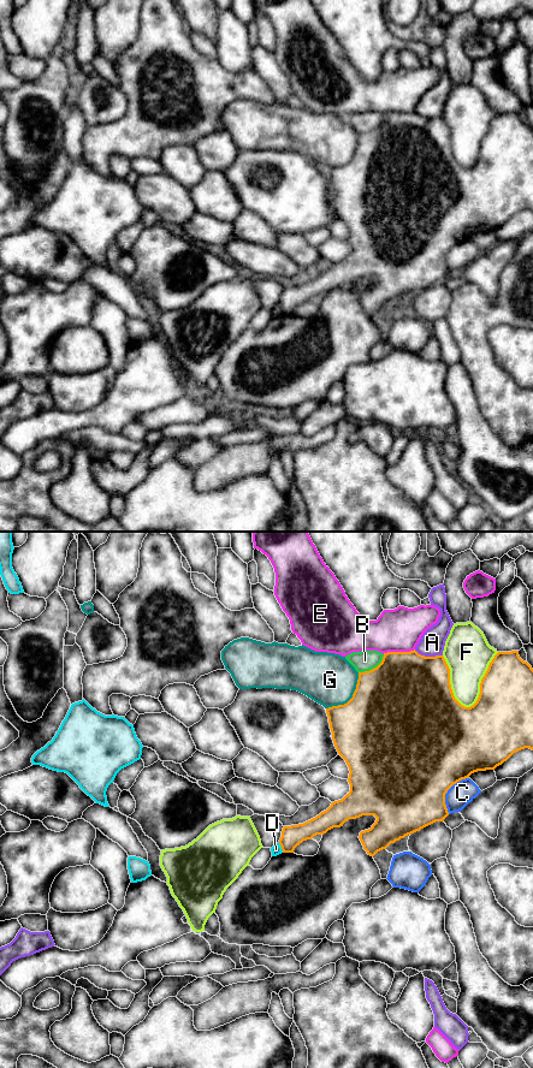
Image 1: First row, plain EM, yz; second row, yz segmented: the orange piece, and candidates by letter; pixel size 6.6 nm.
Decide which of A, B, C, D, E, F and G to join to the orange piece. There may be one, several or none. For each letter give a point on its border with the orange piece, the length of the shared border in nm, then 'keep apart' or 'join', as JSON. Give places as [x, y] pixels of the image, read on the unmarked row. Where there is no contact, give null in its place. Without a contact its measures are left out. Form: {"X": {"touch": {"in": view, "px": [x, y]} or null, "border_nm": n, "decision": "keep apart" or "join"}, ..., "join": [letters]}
{"A": {"touch": {"in": "yz", "px": [428, 118]}, "border_nm": 200, "decision": "keep apart"}, "B": {"touch": {"in": "yz", "px": [374, 129]}, "border_nm": 220, "decision": "keep apart"}, "C": {"touch": {"in": "yz", "px": [446, 253]}, "border_nm": 280, "decision": "keep apart"}, "D": {"touch": {"in": "yz", "px": [280, 307]}, "border_nm": 80, "decision": "keep apart"}, "E": {"touch": {"in": "yz", "px": [398, 113]}, "border_nm": 220, "decision": "keep apart"}, "F": {"touch": {"in": "yz", "px": [480, 144]}, "border_nm": 440, "decision": "keep apart"}, "G": {"touch": {"in": "yz", "px": [351, 159]}, "border_nm": 340, "decision": "keep apart"}, "join": []}

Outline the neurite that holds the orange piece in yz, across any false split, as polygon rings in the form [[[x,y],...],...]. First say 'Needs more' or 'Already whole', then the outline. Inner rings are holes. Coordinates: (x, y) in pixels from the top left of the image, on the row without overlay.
Already whole. [[[415,111],[410,113],[387,113],[384,114],[383,121],[377,129],[369,132],[359,134],[359,141],[353,159],[344,166],[326,170],[326,174],[334,208],[338,215],[345,221],[350,232],[348,239],[350,253],[342,261],[332,263],[326,272],[321,273],[315,279],[303,285],[284,287],[279,305],[283,314],[294,314],[295,309],[303,302],[312,301],[316,296],[324,296],[333,289],[340,289],[349,280],[356,280],[362,277],[374,277],[377,281],[372,289],[361,292],[359,297],[367,315],[374,318],[378,313],[386,310],[391,304],[420,292],[436,283],[444,283],[449,277],[445,266],[445,255],[454,245],[469,239],[474,233],[494,231],[521,210],[529,209],[533,212],[533,130],[527,123],[523,123],[520,119],[517,112],[498,113],[481,141],[480,155],[476,164],[470,168],[464,168],[454,158],[450,146],[450,130],[443,117],[425,118],[419,115]]]

